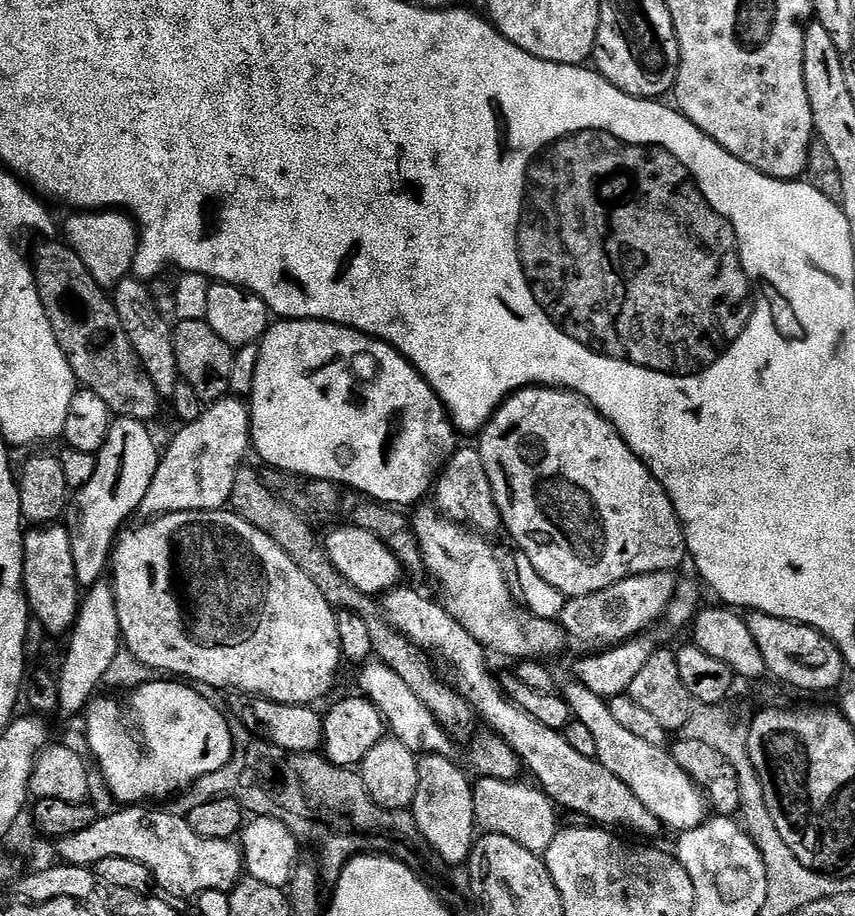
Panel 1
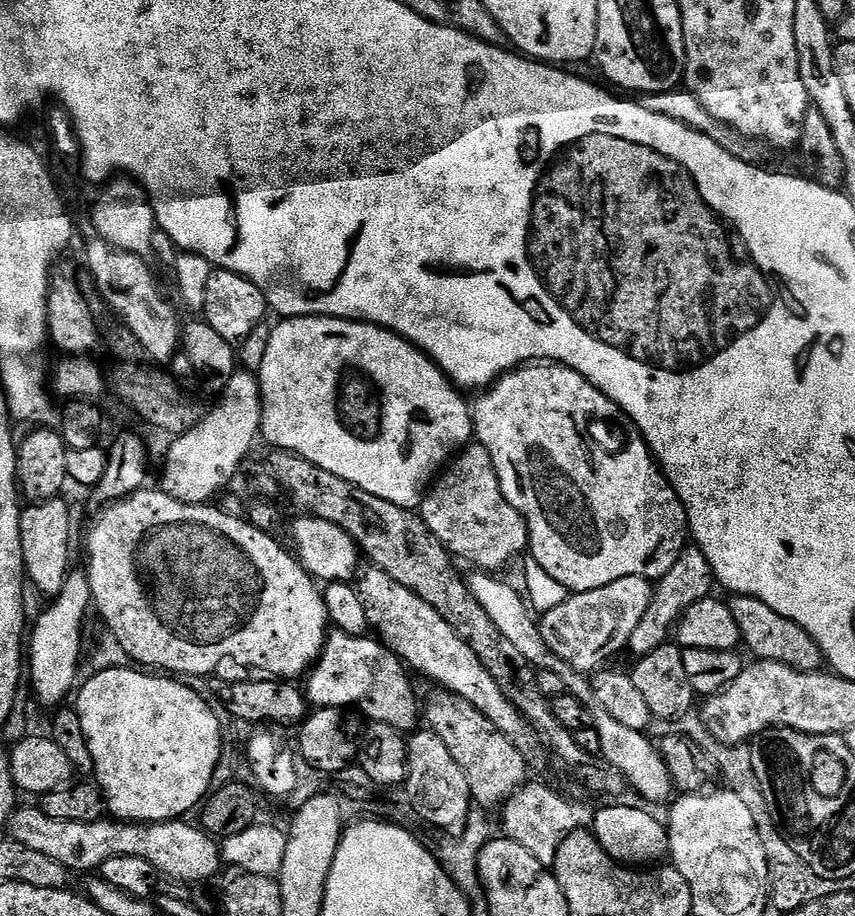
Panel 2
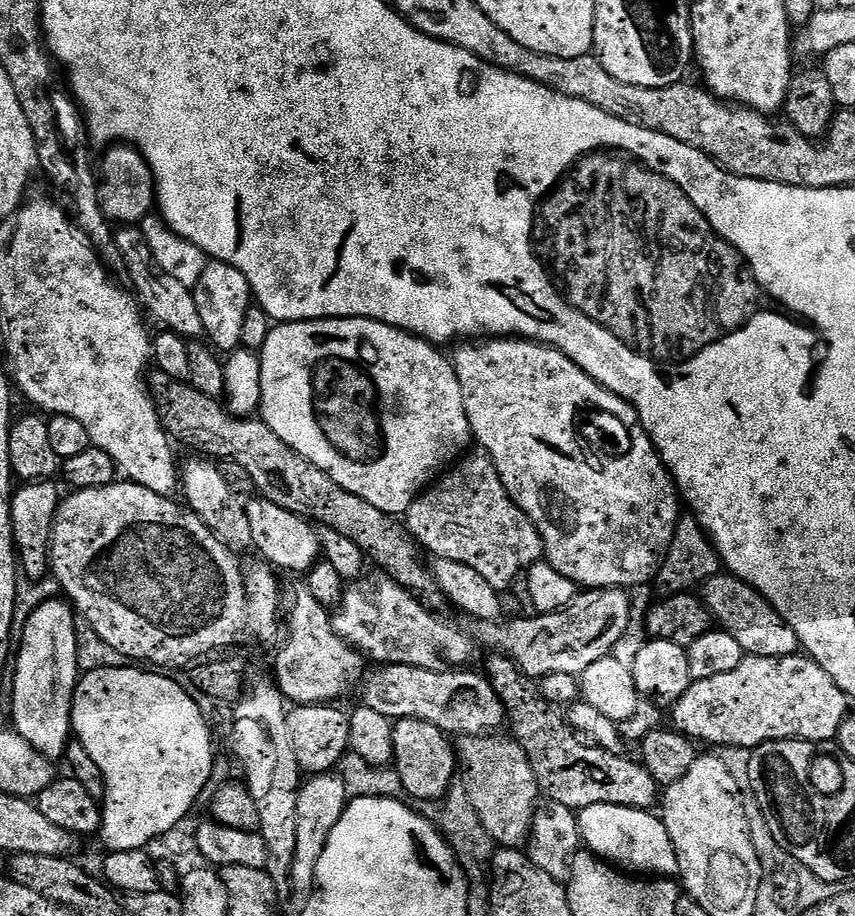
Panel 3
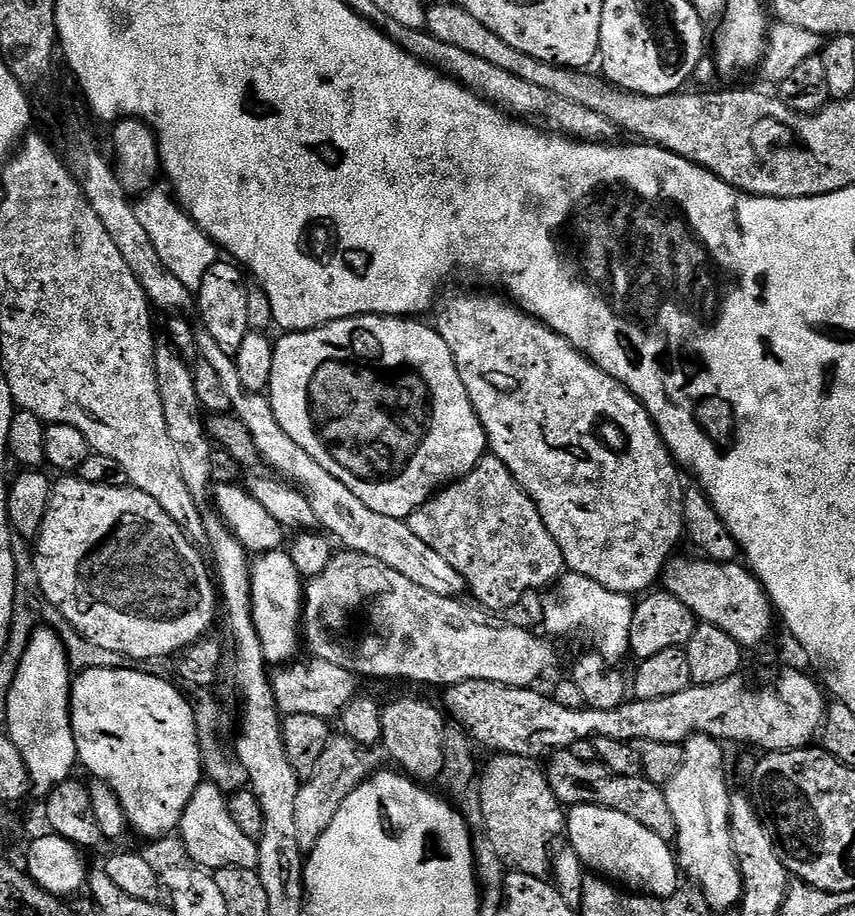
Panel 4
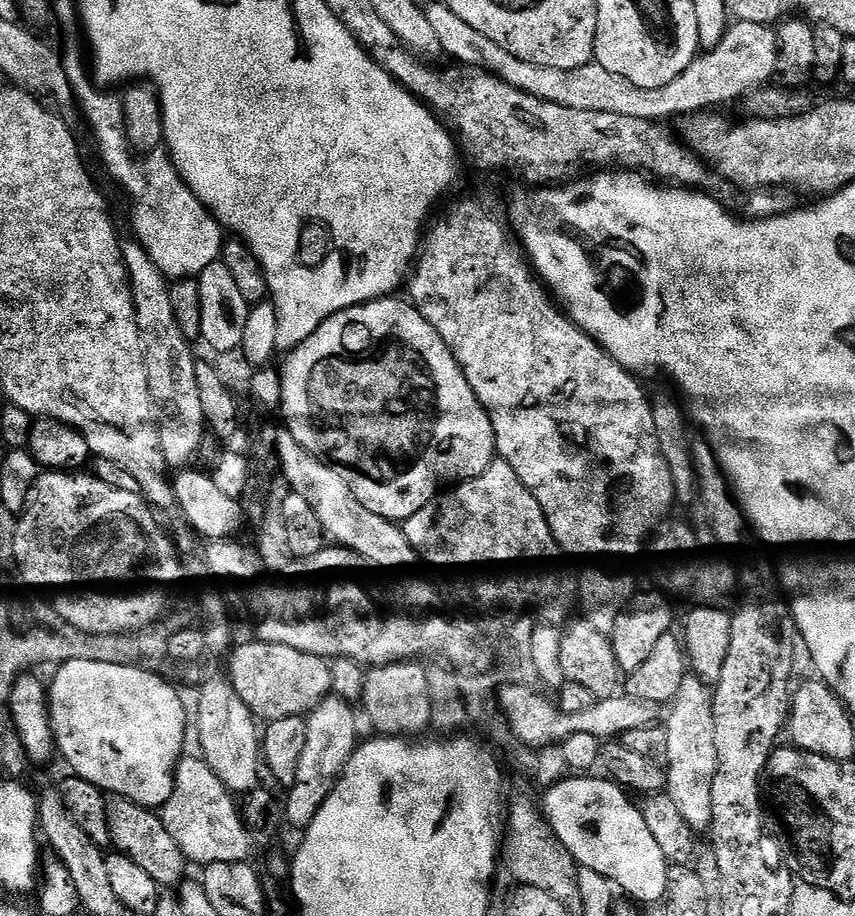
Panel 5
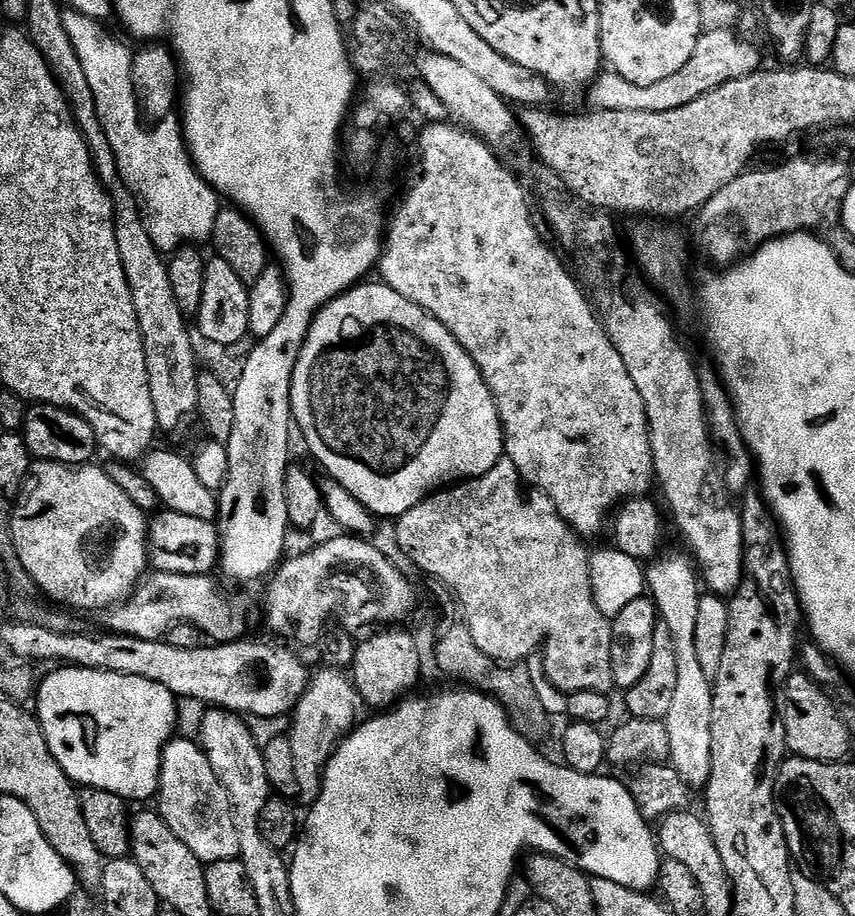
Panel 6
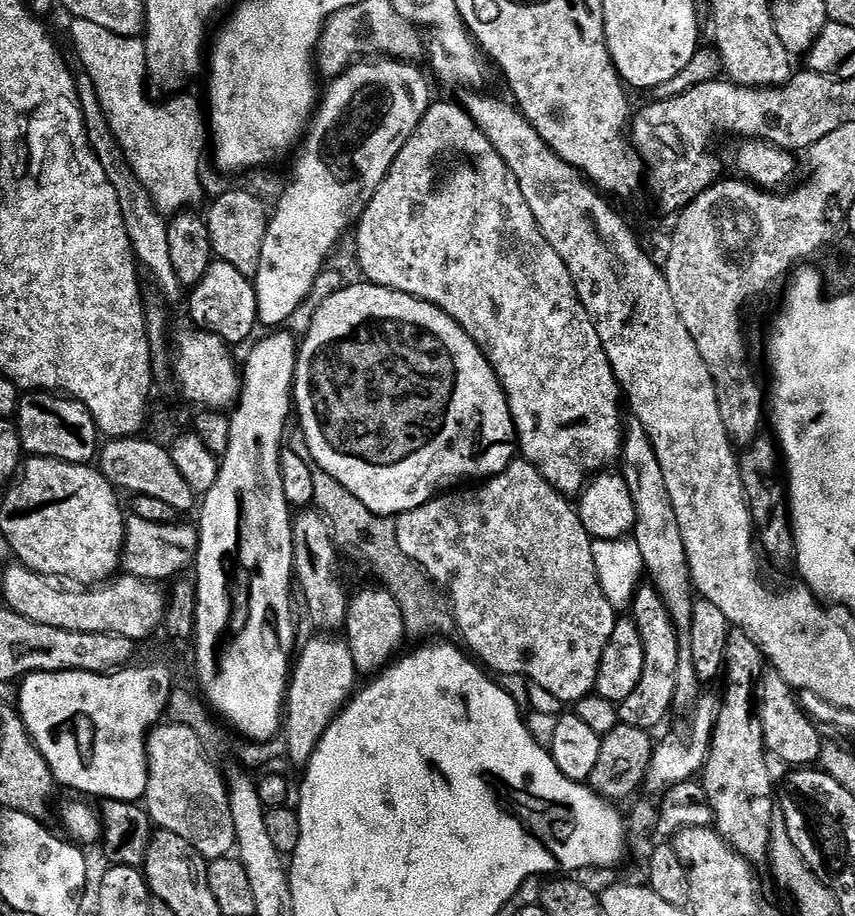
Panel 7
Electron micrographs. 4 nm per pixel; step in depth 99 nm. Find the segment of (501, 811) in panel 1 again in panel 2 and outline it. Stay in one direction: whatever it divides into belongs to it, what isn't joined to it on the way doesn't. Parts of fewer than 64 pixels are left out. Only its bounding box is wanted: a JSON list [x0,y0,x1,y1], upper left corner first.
[502,783,577,869]

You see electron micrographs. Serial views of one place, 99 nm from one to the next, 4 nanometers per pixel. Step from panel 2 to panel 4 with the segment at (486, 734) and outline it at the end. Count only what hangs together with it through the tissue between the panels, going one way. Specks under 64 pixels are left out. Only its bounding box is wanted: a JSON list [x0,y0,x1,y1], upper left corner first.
[478,752,566,877]

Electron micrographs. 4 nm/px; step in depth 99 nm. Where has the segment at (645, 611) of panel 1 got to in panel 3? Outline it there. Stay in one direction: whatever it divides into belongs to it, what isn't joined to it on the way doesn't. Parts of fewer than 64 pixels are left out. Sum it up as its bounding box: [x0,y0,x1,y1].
[479,588,632,678]

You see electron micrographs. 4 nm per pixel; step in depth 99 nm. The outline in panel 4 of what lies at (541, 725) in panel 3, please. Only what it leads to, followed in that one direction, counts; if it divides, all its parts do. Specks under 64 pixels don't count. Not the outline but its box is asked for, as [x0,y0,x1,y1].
[546,750,676,842]

